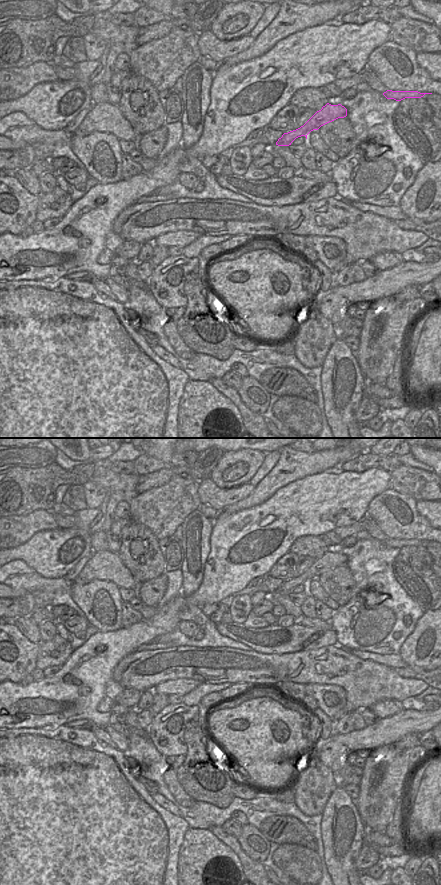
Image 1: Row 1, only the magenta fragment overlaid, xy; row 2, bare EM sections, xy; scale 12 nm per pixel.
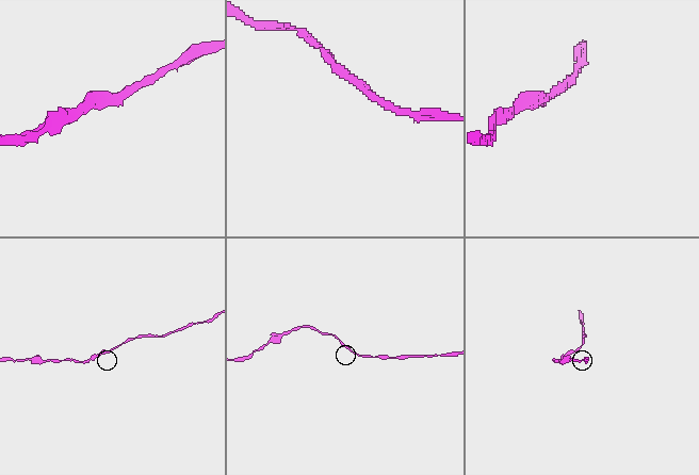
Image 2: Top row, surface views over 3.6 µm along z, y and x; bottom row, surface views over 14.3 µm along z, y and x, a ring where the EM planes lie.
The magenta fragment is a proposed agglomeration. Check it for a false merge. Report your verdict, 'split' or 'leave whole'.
leave whole

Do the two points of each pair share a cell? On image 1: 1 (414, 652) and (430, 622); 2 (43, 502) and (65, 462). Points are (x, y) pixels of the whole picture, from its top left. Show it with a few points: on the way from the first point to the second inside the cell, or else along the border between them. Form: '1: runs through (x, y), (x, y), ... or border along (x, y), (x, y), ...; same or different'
1: runs through (418, 645), (430, 633), (430, 629); same
2: border along (54, 462), (65, 469), (85, 463); different

